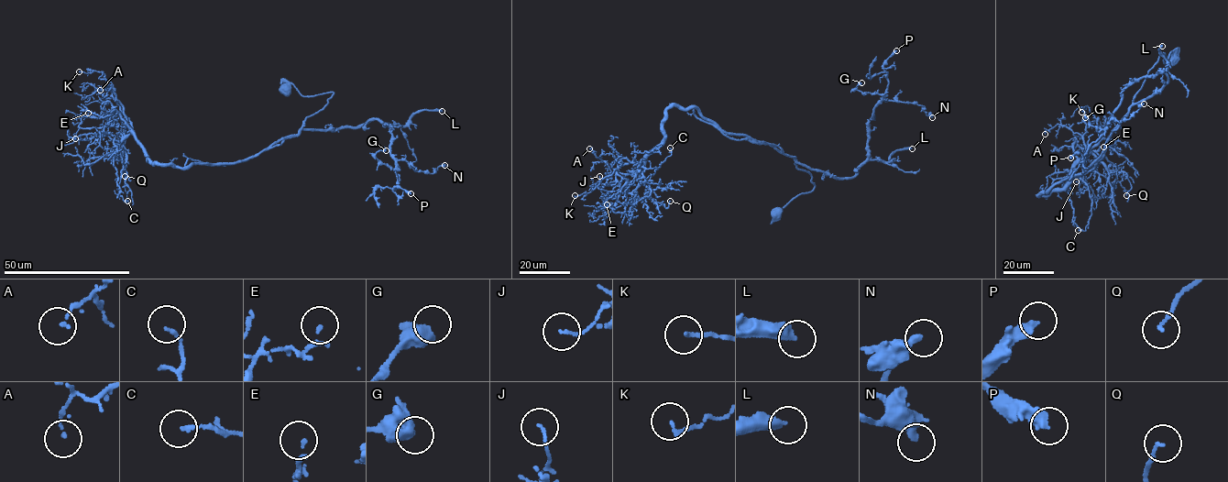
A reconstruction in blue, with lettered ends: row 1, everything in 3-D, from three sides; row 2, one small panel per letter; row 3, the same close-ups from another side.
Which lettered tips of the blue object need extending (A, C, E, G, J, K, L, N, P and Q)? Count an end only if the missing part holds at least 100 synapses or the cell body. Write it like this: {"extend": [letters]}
{"extend": ["L"]}

